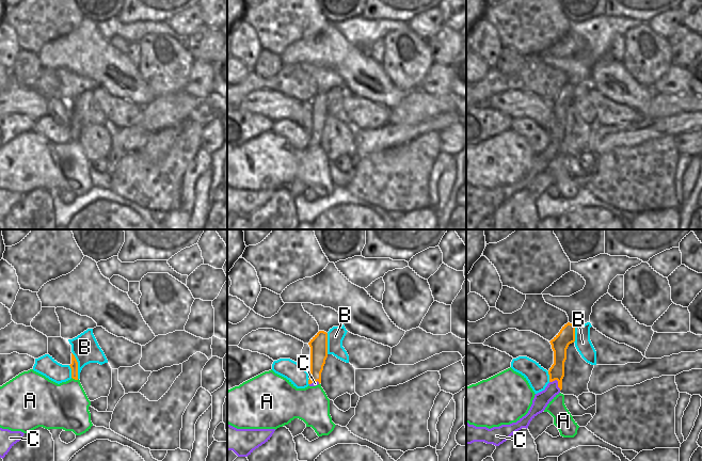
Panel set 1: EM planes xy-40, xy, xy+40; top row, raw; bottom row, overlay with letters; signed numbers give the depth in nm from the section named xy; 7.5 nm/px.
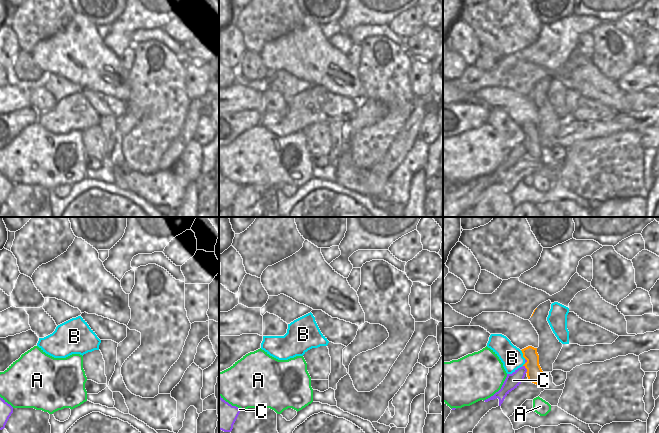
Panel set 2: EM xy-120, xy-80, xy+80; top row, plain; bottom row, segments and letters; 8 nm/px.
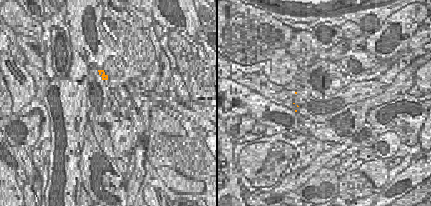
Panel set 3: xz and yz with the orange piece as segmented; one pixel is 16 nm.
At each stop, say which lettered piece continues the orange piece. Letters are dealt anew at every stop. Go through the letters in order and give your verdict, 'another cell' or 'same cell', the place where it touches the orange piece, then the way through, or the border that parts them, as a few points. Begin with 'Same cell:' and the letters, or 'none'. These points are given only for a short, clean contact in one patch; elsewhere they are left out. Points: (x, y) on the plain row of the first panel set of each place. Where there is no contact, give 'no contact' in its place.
Same cell: none
A: another cell; contact xy-40 (75, 140)
B: another cell; contact xy-40 (77, 127)
C: another cell; contact xy+40 (558, 143); border xy+40 (549, 142), (556, 141), (557, 147), (560, 150)

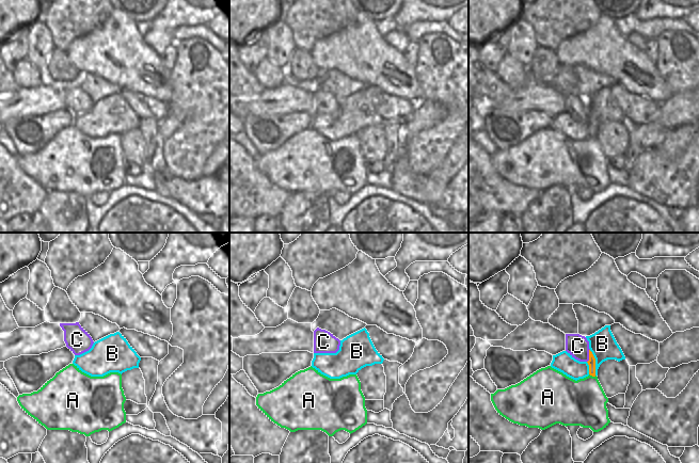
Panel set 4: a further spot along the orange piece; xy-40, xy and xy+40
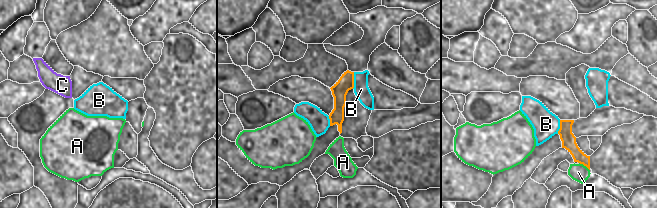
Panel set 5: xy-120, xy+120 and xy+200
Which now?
Same cell: C
A: another cell; contact xy+40 (592, 137)
B: another cell; contact xy+40 (594, 124)
C: same cell; contact xy+40 (589, 116)

